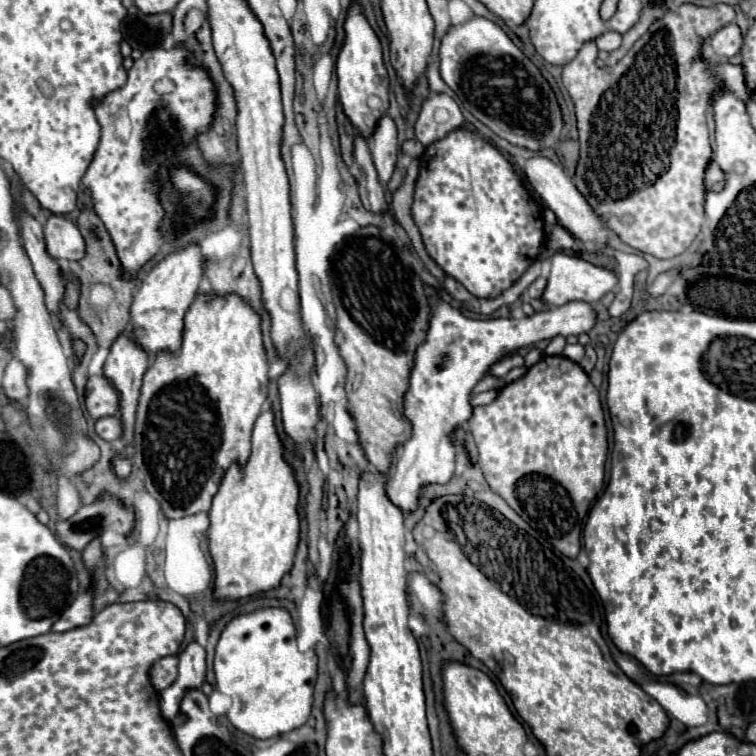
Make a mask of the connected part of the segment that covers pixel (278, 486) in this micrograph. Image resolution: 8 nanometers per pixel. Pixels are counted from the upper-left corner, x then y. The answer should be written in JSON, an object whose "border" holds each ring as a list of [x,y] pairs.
{"border":[[[272,408],[264,410],[252,430],[252,452],[246,464],[232,464],[210,508],[210,554],[216,568],[214,596],[242,598],[276,588],[292,568],[300,540],[300,486],[294,468],[284,460],[284,444],[276,432]]]}

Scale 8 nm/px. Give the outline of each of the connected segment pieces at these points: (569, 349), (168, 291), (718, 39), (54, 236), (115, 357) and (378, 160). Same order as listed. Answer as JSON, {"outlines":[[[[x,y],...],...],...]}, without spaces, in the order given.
{"outlines":[[[[566,344],[564,356],[570,358],[572,362],[580,362],[582,356],[584,356],[584,346],[582,344]]],[[[188,244],[186,248],[170,252],[142,278],[132,304],[130,324],[132,324],[132,336],[148,354],[156,356],[160,350],[174,352],[180,348],[184,316],[196,298],[202,276],[204,276],[202,250],[198,244]]],[[[728,24],[724,28],[720,28],[712,38],[710,38],[710,46],[714,50],[714,54],[718,56],[734,56],[740,52],[742,48],[742,32],[738,28],[738,24]]],[[[52,214],[44,226],[46,250],[58,260],[82,260],[86,254],[84,238],[78,226],[66,216]]],[[[130,330],[122,332],[114,340],[108,360],[104,364],[104,376],[114,384],[120,394],[120,418],[124,422],[124,438],[132,438],[132,426],[142,386],[142,376],[150,364],[150,356],[130,340]]],[[[384,114],[372,136],[370,136],[370,152],[374,158],[374,166],[378,170],[378,176],[382,182],[388,182],[394,166],[396,166],[396,158],[398,158],[398,140],[396,140],[396,124],[394,120]]]]}

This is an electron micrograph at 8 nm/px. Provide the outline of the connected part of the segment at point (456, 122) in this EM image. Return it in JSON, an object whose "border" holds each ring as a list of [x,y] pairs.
{"border":[[[430,92],[422,102],[418,120],[414,124],[416,140],[424,146],[444,138],[448,132],[464,124],[464,116],[458,104],[446,94]]]}

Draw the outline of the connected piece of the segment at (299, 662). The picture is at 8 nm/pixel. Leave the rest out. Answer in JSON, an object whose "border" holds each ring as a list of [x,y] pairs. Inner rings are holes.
{"border":[[[262,608],[250,614],[240,614],[232,618],[216,644],[214,656],[214,674],[216,674],[216,690],[232,698],[232,706],[228,710],[228,720],[242,732],[254,738],[272,738],[296,730],[306,724],[312,712],[314,700],[314,684],[318,676],[318,656],[314,650],[298,652],[296,648],[296,626],[288,610],[284,608]]]}

